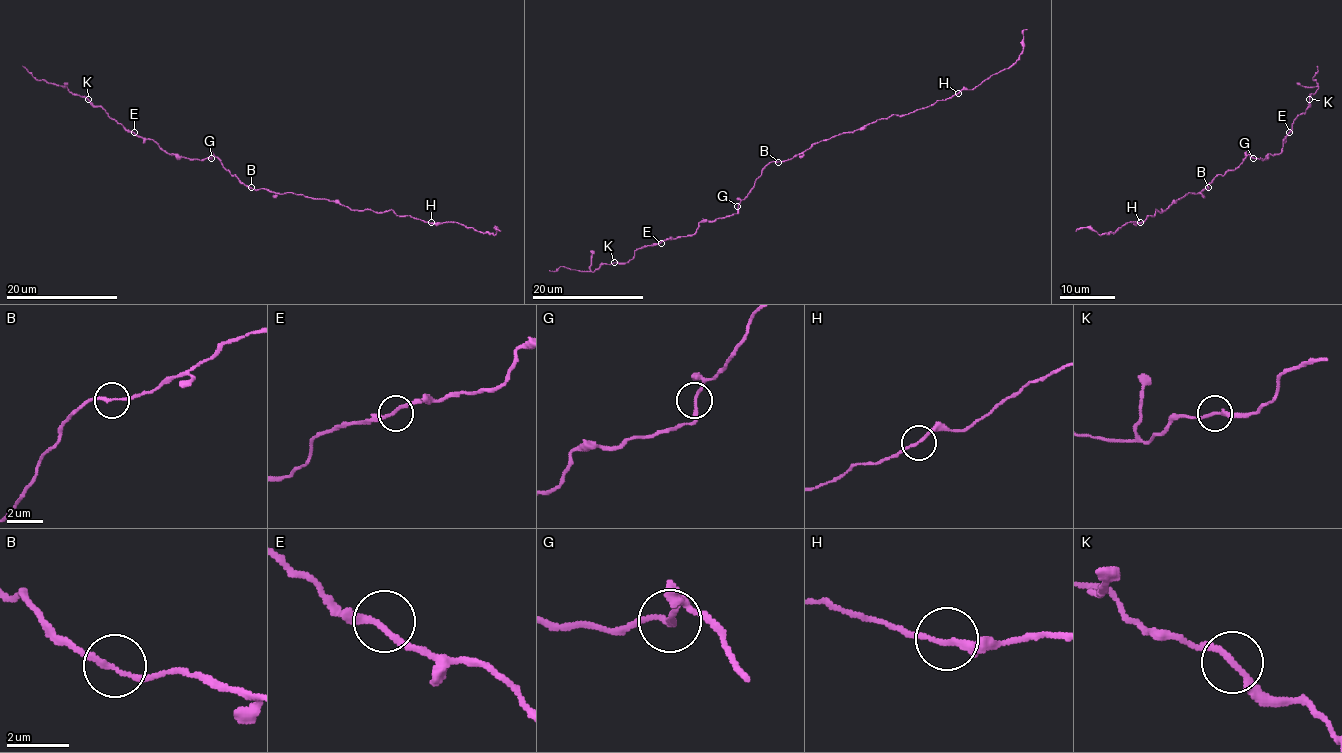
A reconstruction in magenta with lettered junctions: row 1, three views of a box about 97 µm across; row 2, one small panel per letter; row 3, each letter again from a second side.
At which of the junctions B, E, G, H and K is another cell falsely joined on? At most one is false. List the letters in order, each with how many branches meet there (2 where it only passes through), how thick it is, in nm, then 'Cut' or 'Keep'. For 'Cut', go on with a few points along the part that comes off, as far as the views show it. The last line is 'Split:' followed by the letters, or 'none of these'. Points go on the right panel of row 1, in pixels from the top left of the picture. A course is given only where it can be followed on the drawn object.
B: Branches: 2. Thickness 160 nm. Keep
E: Branches: 2. Thickness 200 nm. Keep
G: Branches: 2. Thickness 180 nm. Keep
H: Branches: 2. Thickness 170 nm. Keep
K: Branches: 2. Thickness 190 nm. Keep
Split: none of these

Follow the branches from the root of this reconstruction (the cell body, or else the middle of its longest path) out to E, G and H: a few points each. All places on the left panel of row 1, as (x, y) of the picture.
E: (250, 187), (232, 175), (215, 155), (204, 160), (176, 157), (134, 132)
G: (250, 187), (232, 175), (215, 155), (211, 158)
H: (250, 187), (335, 200), (352, 210), (378, 213), (391, 210), (398, 215), (410, 215), (431, 222)

